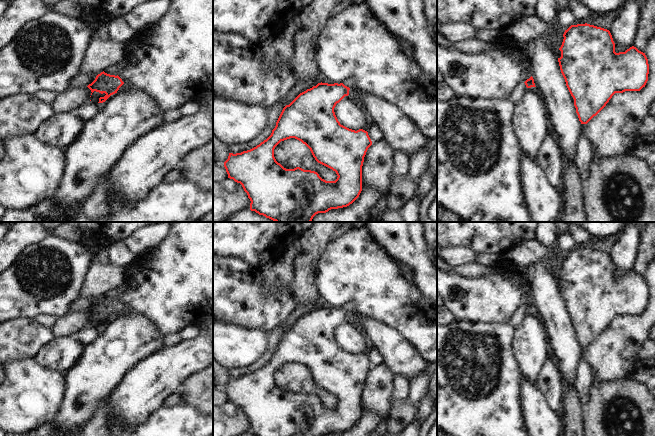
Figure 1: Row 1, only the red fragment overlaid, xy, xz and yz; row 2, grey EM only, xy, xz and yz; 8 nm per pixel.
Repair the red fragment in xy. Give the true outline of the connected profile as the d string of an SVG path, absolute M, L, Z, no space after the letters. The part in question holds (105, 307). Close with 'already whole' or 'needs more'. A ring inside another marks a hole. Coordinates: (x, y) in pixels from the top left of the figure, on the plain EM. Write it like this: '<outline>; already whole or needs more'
M104 295L98 298L95 304L87 310L91 316L99 316L101 318L105 317L104 321L99 322L98 327L105 326L111 319L115 317L128 316L130 310L122 305L122 303L117 299L110 299Z; needs more

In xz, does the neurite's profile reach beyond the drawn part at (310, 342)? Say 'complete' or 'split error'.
split error

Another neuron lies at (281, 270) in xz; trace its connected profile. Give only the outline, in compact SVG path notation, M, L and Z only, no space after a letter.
M294 244L289 245L277 260L258 269L258 275L269 284L281 282L290 285L294 278L294 260L299 253L300 250L296 249Z

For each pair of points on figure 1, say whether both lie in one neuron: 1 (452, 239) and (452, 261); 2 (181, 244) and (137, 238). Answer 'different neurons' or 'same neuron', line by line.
1: different neurons
2: different neurons

